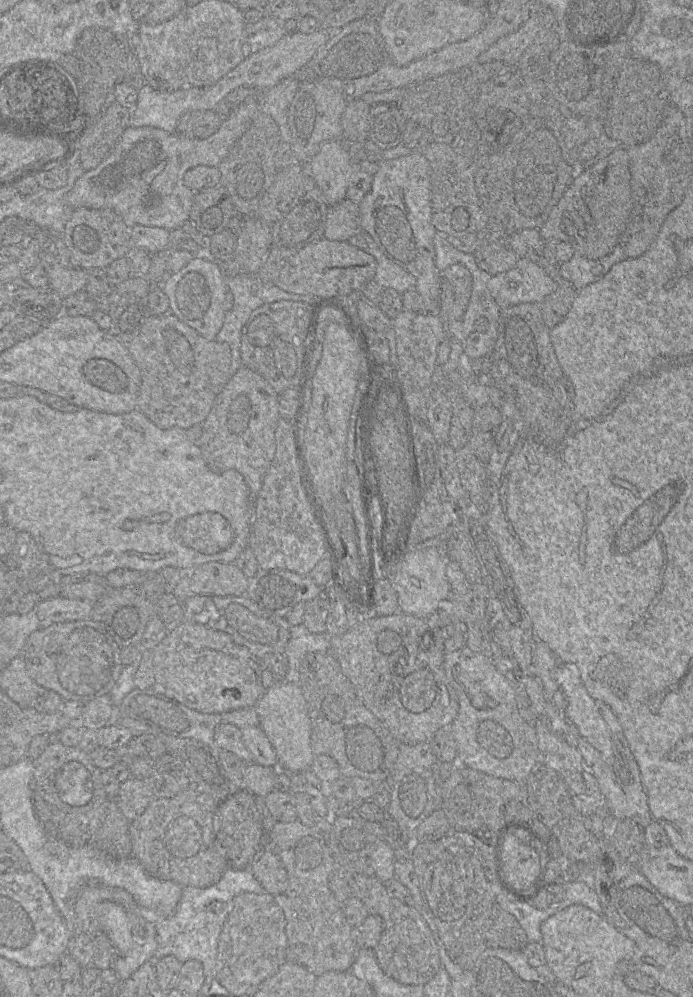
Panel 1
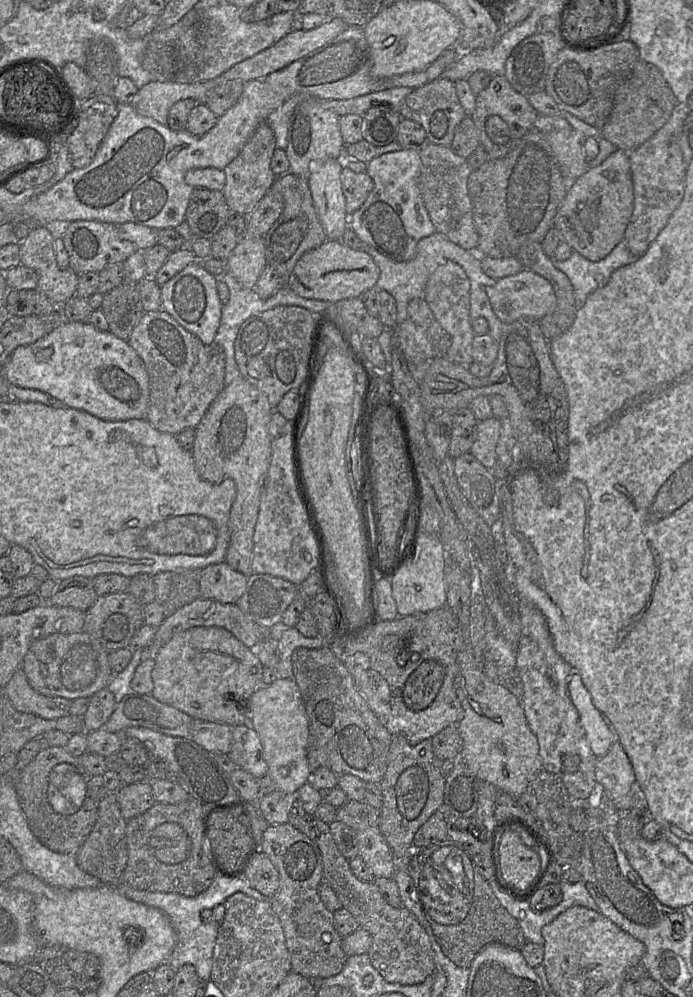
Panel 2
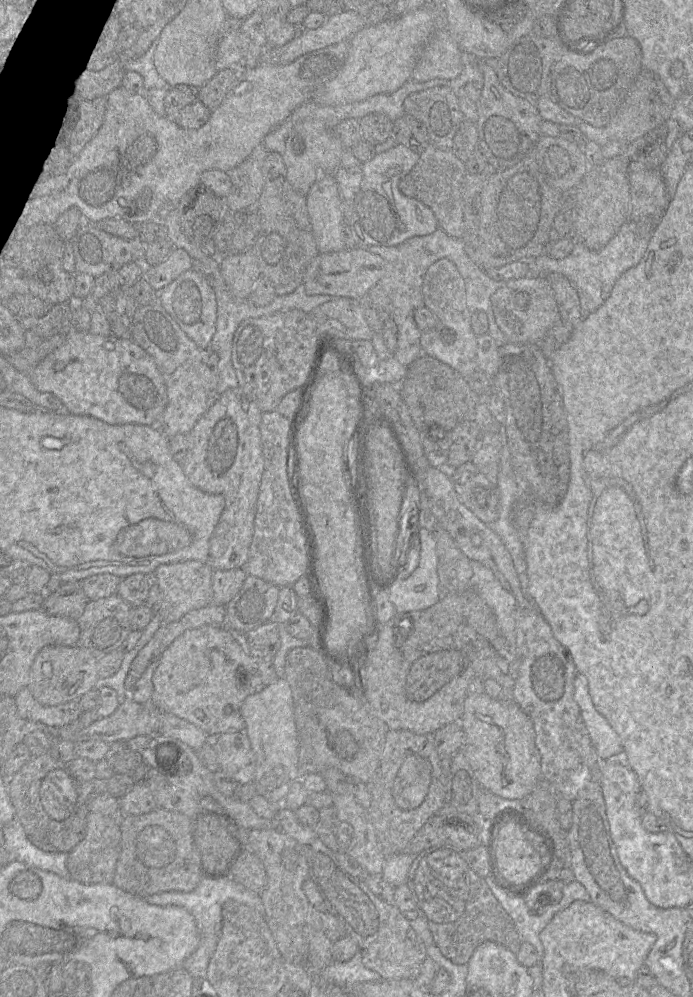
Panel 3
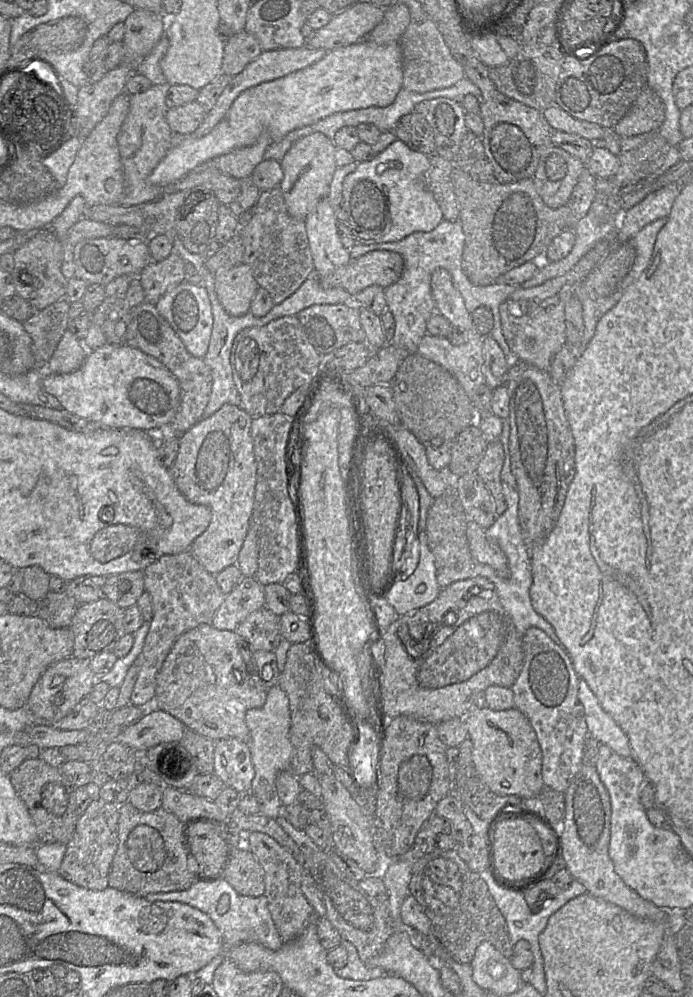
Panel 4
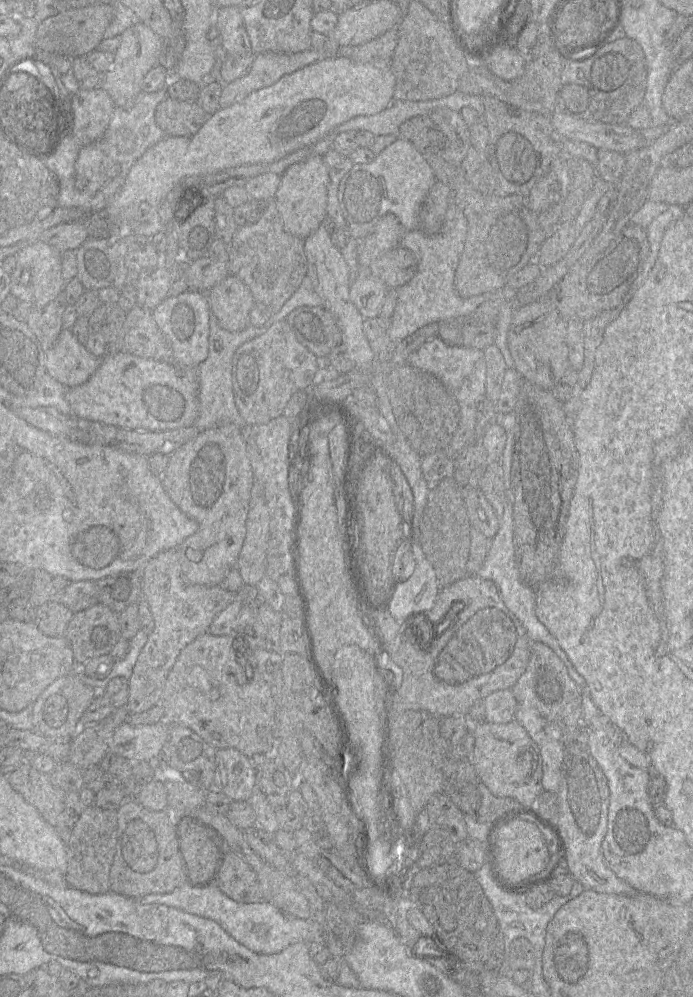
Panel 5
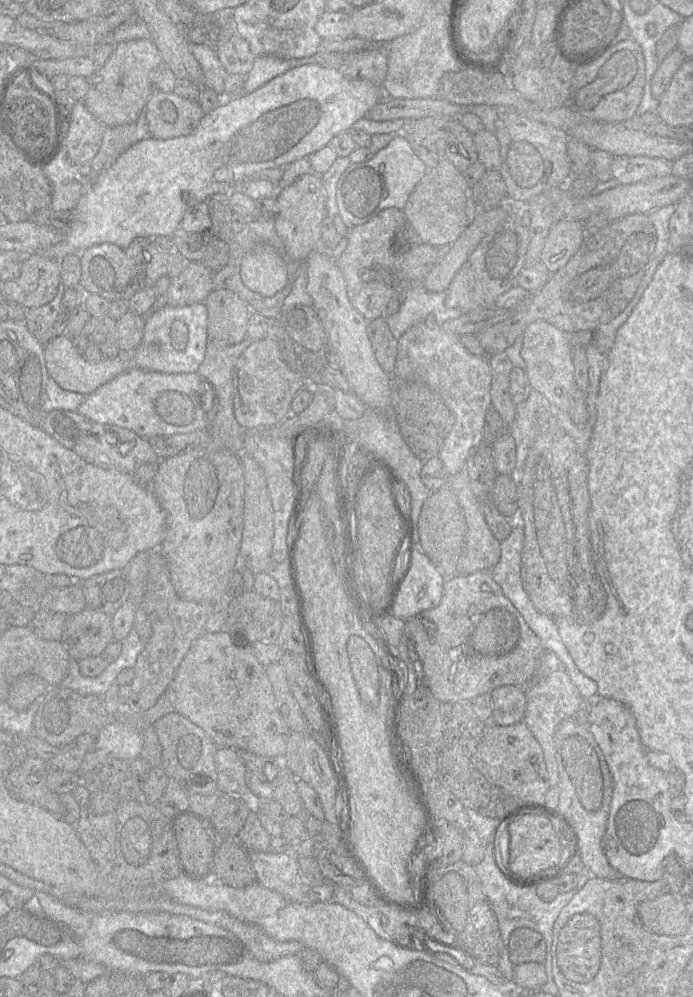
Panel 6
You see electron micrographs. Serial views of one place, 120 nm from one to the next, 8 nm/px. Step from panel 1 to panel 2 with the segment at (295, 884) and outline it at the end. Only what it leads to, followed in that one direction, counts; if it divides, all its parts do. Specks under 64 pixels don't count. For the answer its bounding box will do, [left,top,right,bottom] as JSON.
[257,823,347,980]

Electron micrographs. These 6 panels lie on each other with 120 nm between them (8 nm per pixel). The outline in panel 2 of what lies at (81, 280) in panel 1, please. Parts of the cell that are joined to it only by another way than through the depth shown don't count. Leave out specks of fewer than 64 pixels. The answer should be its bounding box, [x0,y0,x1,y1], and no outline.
[19,226,79,306]

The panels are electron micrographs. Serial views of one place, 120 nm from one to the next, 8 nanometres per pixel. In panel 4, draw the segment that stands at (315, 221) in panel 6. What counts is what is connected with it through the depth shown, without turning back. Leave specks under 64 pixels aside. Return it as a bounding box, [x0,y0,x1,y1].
[279,132,337,219]

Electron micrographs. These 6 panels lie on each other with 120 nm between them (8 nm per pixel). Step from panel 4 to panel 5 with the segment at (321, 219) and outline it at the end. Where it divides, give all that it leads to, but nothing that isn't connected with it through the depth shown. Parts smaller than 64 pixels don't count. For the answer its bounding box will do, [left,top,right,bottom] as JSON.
[304,224,375,370]

